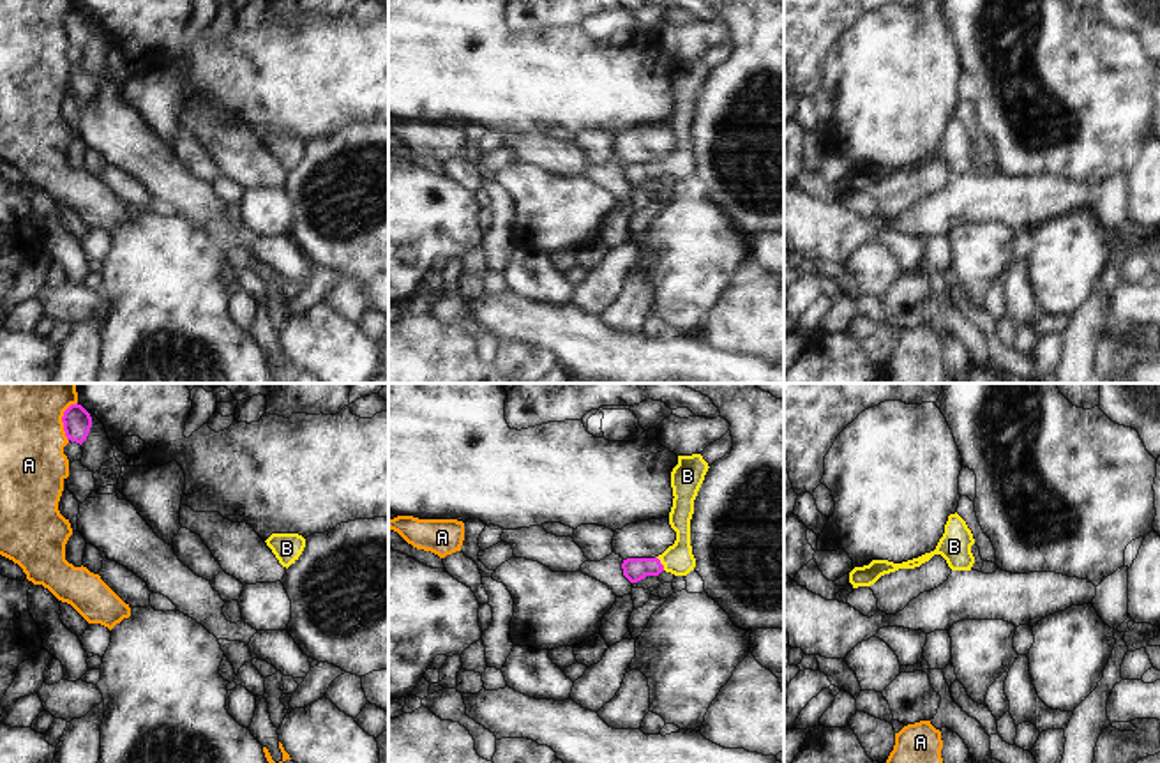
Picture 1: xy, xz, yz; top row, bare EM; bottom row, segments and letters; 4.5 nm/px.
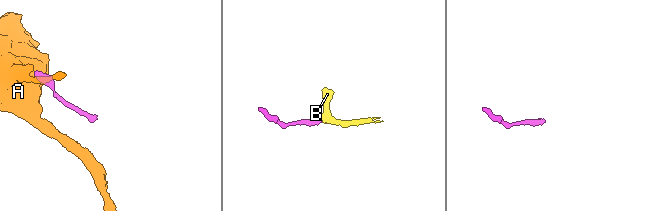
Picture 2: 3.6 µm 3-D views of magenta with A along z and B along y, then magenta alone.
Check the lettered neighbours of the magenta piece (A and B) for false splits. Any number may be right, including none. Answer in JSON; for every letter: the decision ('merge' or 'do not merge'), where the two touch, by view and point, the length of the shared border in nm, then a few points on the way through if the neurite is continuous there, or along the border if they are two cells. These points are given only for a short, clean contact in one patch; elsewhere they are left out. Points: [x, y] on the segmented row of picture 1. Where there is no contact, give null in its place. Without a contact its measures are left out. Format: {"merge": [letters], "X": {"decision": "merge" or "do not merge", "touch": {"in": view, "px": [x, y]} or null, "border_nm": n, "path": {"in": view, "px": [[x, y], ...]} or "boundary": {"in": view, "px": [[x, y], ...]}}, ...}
{"merge": ["B"], "A": {"decision": "do not merge", "touch": {"in": "xy", "px": [62, 421]}, "border_nm": 190, "boundary": {"in": "xy", "px": [[76, 401], [62, 417], [62, 430], [67, 440]]}}, "B": {"decision": "merge", "touch": {"in": "xz", "px": [661, 564]}, "border_nm": 80, "path": {"in": "xz", "px": [[634, 569], [661, 564], [678, 559]]}}}

